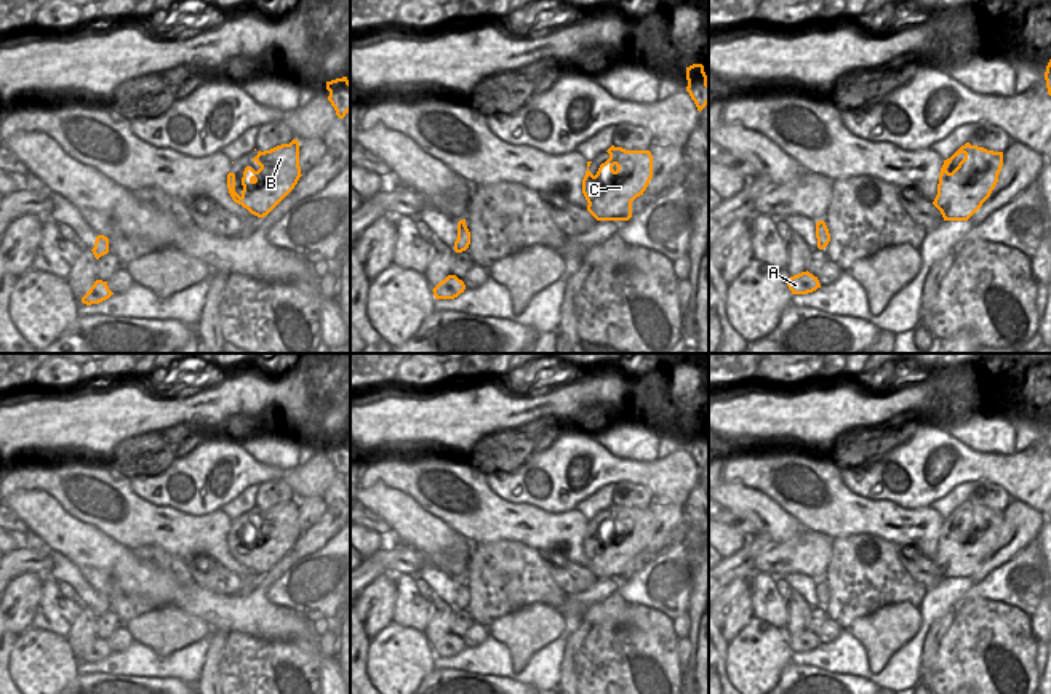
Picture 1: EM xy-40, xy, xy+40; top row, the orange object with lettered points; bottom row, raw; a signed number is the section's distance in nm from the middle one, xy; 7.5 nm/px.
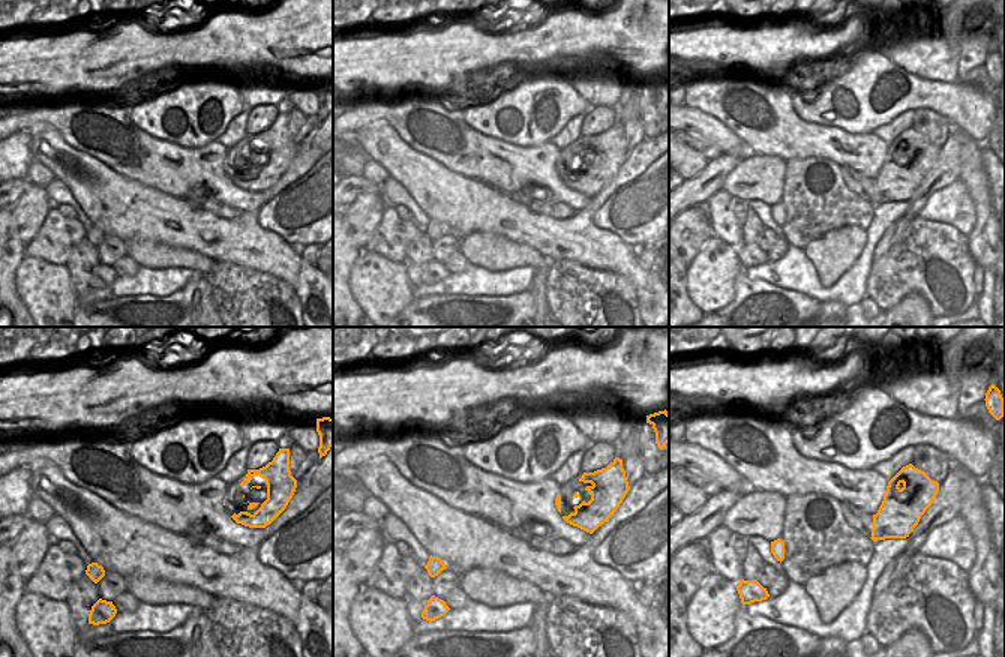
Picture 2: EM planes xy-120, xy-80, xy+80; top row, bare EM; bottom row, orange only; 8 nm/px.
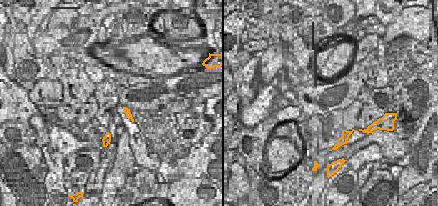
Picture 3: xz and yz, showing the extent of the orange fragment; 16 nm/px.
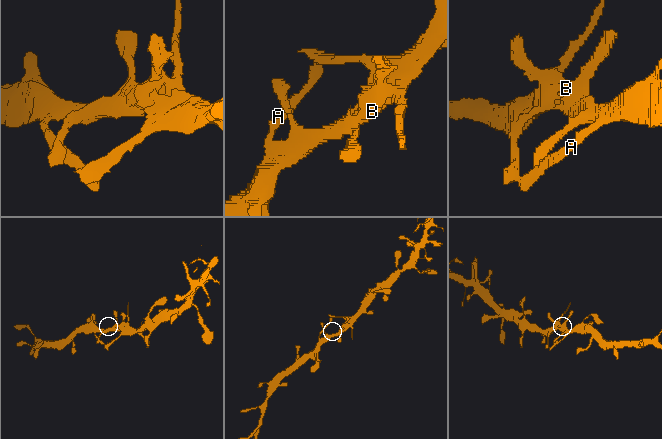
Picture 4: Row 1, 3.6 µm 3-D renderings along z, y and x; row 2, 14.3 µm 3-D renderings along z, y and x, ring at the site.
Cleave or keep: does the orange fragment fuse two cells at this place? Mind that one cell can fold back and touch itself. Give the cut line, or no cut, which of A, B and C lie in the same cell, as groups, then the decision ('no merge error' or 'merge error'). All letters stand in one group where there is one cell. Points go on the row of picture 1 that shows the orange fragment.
no cut | A B C | no merge error

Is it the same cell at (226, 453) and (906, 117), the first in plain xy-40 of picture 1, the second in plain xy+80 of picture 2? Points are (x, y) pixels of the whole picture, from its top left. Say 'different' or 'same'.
different

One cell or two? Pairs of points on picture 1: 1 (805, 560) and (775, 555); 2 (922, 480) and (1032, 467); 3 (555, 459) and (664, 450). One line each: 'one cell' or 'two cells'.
1: one cell
2: one cell
3: two cells

